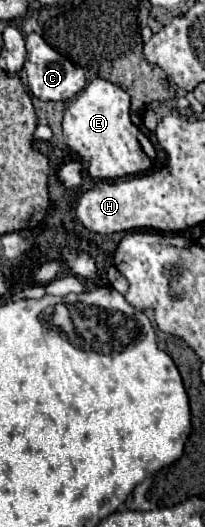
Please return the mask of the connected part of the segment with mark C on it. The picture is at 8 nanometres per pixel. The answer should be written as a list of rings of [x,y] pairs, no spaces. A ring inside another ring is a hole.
[[[32,32],[26,36],[26,50],[28,50],[26,64],[24,64],[26,80],[28,80],[30,92],[36,98],[40,98],[40,100],[68,100],[84,90],[84,86],[86,86],[84,72],[80,68],[76,68],[70,60],[60,56],[56,50],[52,50],[40,34]]]

